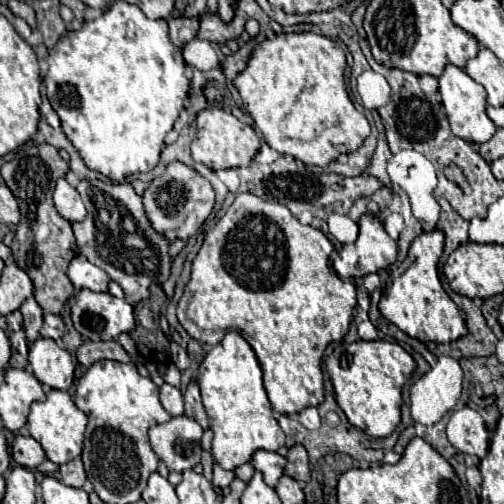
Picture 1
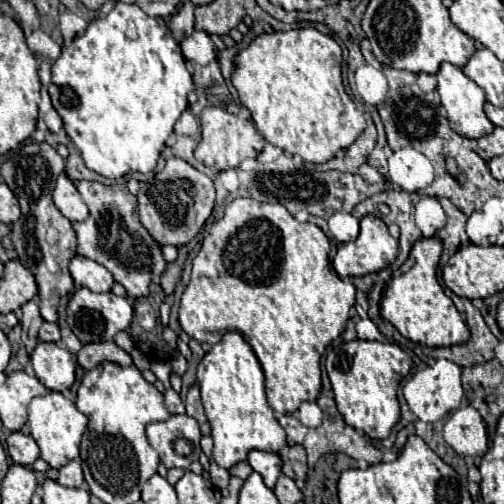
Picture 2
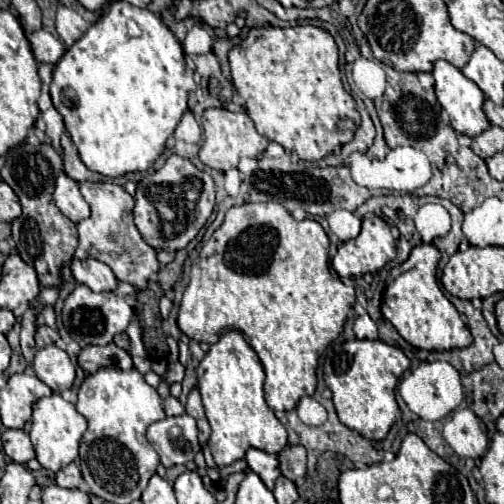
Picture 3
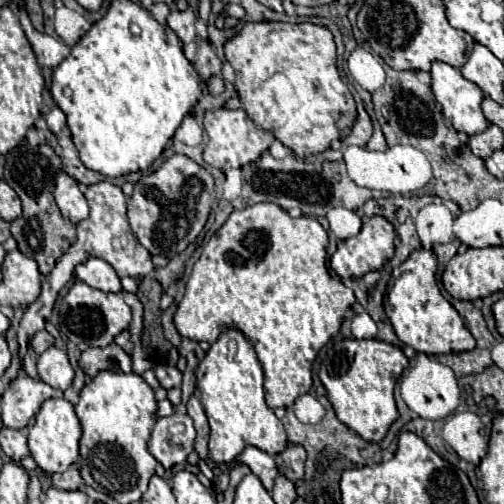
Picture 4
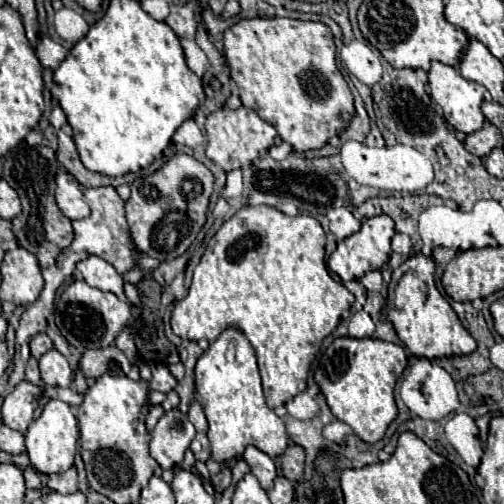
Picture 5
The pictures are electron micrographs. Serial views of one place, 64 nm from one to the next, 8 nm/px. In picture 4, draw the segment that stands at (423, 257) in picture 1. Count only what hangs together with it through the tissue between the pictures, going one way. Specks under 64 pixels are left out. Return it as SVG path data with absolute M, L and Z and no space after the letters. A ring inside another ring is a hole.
M414 250L400 266L400 276L392 282L386 298L384 312L392 322L398 338L424 354L450 354L464 352L476 346L474 336L464 326L456 308L442 296L436 284L436 254L434 250Z

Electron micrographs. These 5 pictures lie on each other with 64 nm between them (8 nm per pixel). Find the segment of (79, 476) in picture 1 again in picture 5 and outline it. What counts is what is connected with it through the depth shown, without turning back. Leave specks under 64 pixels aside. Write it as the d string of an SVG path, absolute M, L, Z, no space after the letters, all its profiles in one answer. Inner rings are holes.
M72 466L70 470L62 474L52 474L48 480L48 488L68 494L68 492L78 492L78 478L76 478L76 468Z

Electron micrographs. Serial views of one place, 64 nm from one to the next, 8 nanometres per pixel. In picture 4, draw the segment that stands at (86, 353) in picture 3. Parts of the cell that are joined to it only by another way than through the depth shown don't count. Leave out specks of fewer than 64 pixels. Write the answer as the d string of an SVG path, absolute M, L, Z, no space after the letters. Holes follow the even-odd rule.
M110 344L106 348L88 348L88 350L84 350L78 364L88 376L96 376L96 372L100 372L100 370L132 372L130 356L116 344Z

